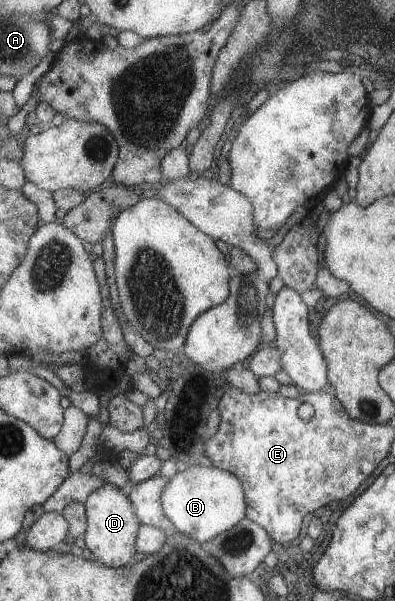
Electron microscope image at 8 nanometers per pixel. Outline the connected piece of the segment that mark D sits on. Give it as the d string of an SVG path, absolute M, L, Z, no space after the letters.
M104 482L83 504L86 517L83 537L85 547L94 555L94 559L101 561L106 567L117 568L126 565L134 553L134 539L141 524L129 497L125 497L116 486Z

